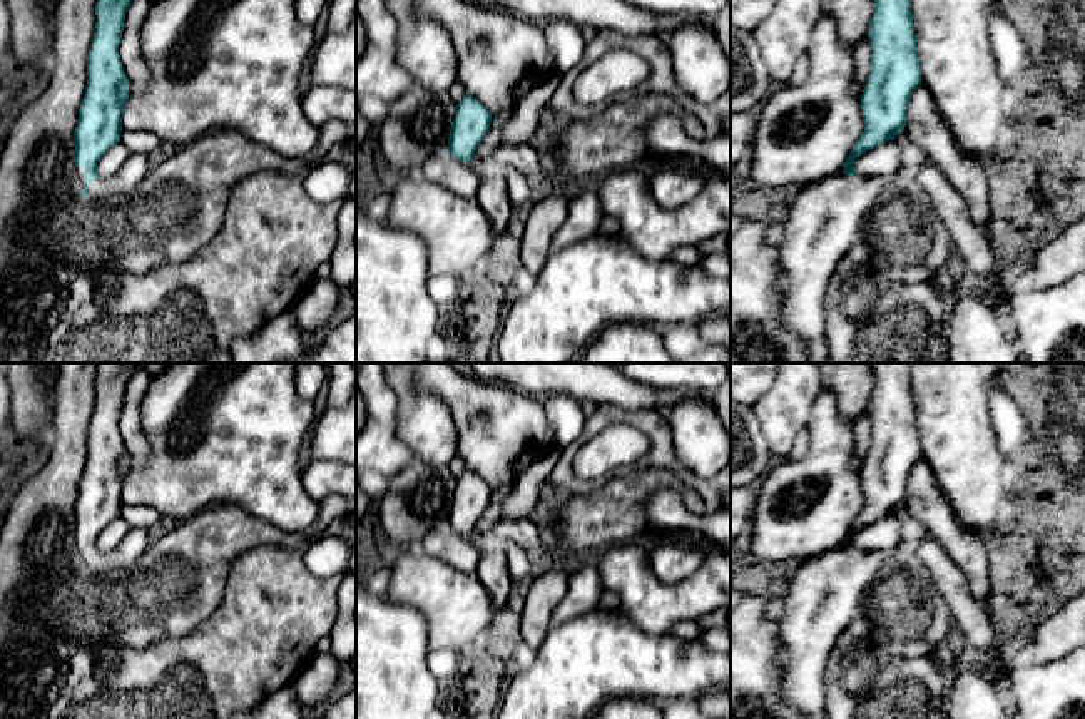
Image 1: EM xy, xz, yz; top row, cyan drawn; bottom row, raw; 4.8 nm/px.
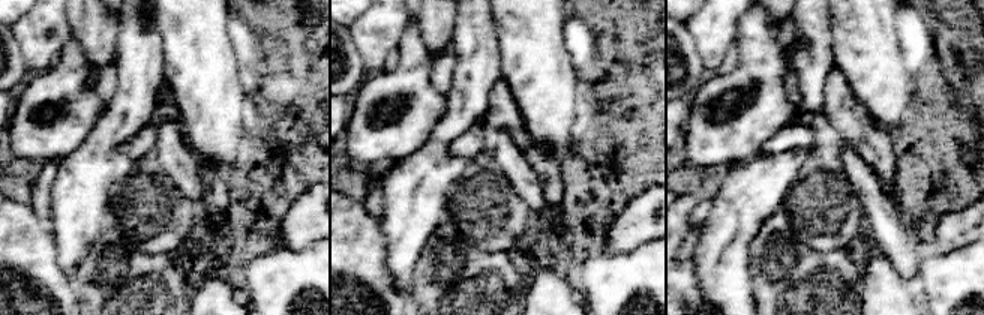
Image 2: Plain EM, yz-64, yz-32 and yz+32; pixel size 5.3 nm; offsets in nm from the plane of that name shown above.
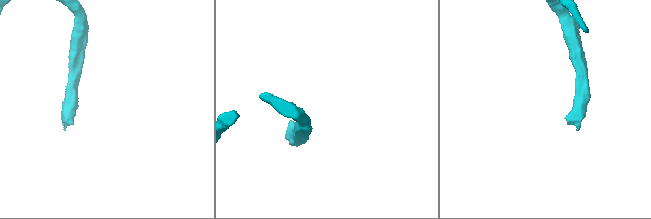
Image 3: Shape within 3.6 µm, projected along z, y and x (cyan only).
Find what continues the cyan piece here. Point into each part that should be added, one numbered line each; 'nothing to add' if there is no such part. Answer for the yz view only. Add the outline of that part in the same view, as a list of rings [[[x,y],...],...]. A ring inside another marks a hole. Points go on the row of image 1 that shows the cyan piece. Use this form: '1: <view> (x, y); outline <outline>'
1: yz (825, 219); outline [[[843,167],[787,197],[779,251],[779,319],[809,346],[816,363],[828,361],[824,299],[839,259],[861,241],[868,214],[888,179],[846,176]]]

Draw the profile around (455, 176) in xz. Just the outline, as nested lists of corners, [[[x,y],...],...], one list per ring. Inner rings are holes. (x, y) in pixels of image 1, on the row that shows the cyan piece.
[[[446,150],[431,156],[416,174],[445,187],[461,199],[475,199],[481,177],[475,172],[473,164],[451,157]]]

